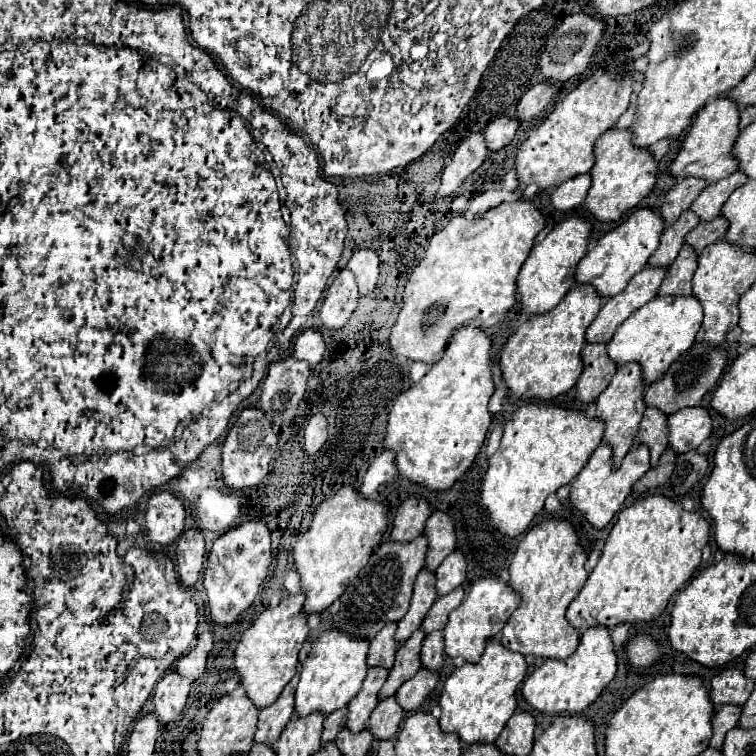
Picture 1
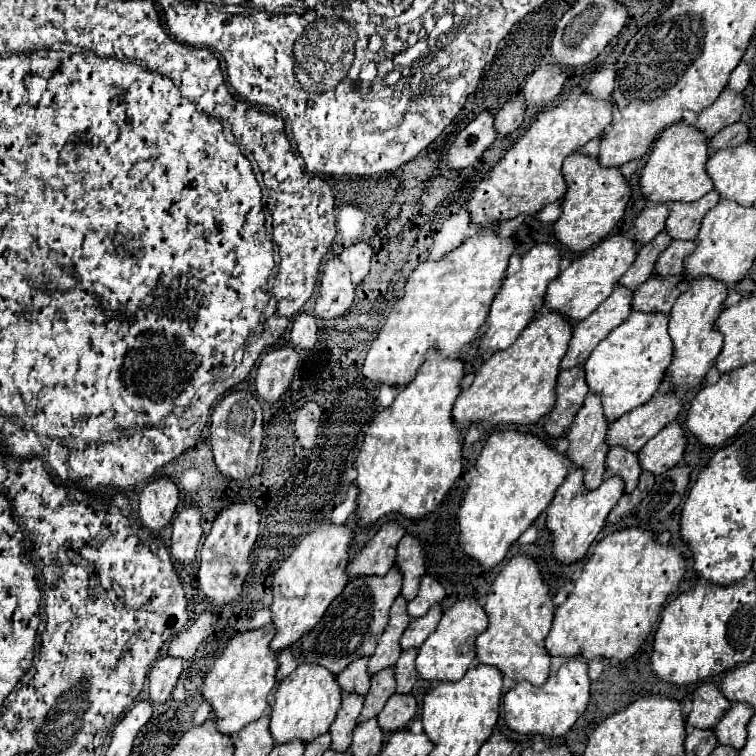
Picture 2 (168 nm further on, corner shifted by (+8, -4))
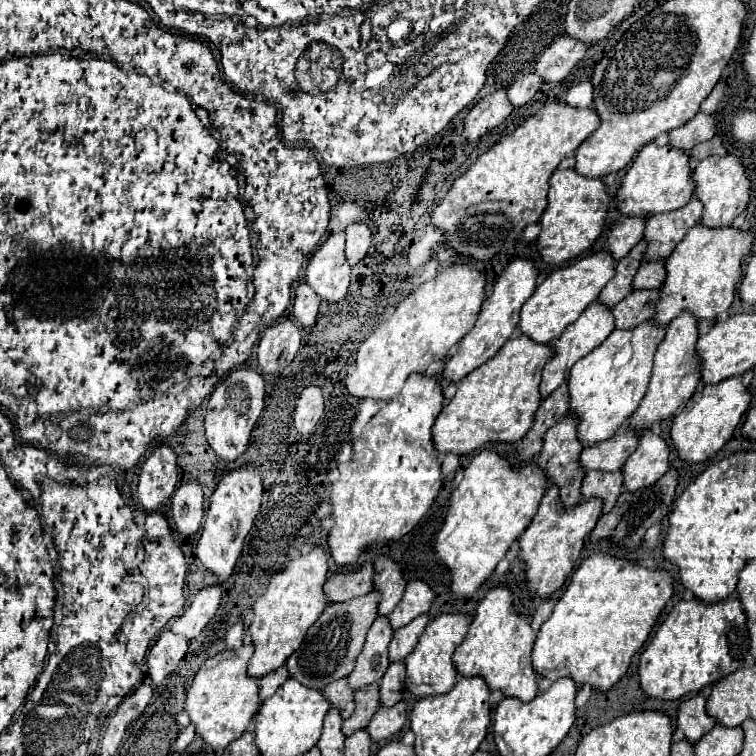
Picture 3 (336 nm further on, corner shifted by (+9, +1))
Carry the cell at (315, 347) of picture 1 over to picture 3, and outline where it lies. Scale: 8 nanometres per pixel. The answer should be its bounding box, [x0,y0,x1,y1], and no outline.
[294,279,320,327]

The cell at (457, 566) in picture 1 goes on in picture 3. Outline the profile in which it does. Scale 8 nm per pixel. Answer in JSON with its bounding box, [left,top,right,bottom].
[388,579,434,629]

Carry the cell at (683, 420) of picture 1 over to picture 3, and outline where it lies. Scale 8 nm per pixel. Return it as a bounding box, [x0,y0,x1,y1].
[622,431,668,493]

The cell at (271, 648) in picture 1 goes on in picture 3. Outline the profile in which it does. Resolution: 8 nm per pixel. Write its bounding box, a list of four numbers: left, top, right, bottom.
[184,643,258,751]

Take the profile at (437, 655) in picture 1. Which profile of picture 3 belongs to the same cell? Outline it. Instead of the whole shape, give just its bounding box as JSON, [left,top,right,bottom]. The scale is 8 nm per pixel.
[380,663,406,707]

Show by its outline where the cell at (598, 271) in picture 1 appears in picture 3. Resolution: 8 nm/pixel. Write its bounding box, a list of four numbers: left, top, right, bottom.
[518,251,616,345]

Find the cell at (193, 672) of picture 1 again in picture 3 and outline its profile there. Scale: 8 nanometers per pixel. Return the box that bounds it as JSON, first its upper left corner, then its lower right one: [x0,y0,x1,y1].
[172,585,220,639]

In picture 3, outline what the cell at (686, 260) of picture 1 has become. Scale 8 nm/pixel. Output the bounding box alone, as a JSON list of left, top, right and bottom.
[612,291,660,329]

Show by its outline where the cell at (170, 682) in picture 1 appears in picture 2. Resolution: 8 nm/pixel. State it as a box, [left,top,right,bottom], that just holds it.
[149,656,181,704]

